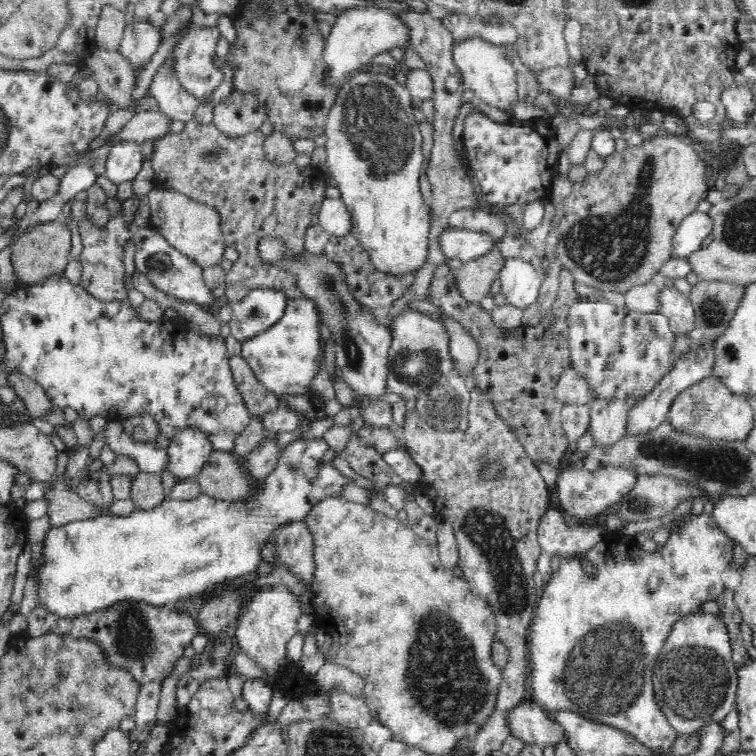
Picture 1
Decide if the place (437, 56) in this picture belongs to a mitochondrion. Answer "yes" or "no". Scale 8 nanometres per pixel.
no

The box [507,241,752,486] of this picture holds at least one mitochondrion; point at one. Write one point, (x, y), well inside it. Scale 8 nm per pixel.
(699, 409)

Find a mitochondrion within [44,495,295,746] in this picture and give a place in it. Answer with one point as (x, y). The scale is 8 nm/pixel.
(133, 641)

